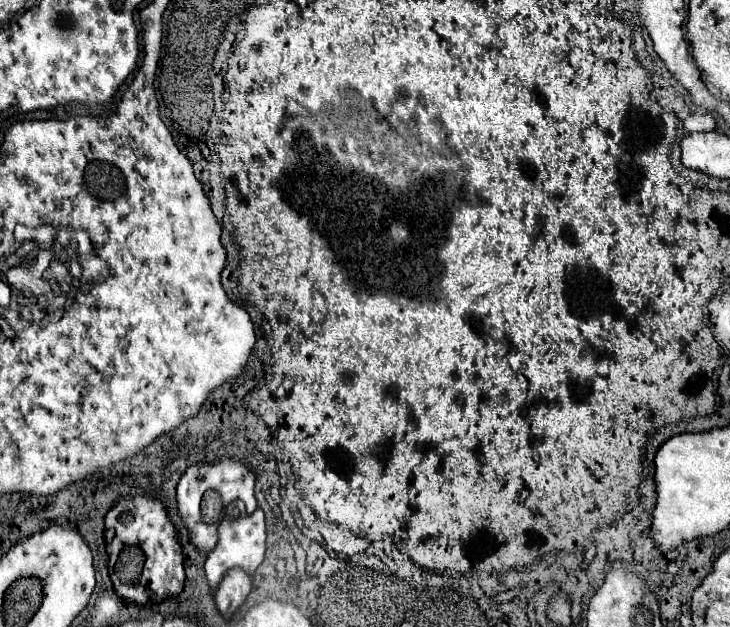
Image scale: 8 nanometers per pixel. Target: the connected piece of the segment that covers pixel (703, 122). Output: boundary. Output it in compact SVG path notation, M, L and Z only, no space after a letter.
M692 113L686 121L684 121L684 131L686 133L704 133L704 131L714 131L714 117L706 115L706 113Z

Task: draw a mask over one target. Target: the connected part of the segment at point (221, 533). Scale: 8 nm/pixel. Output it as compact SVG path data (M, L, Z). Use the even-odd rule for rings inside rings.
M256 509L252 515L240 515L234 521L222 521L218 525L218 543L214 551L208 553L204 563L204 573L210 589L216 591L226 571L234 567L240 567L246 575L252 577L264 559L264 543L266 543L266 525L264 525L264 513L260 509Z

